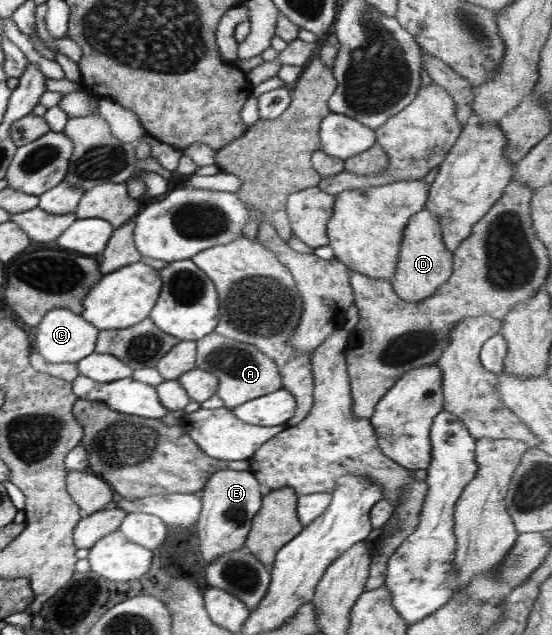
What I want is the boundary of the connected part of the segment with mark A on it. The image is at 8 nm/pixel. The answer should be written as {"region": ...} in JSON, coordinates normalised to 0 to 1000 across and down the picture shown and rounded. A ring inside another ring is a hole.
{"region":[[[388,521],[357,537],[353,576],[395,595],[393,620],[406,633],[406,641],[417,646],[449,633],[449,630],[513,611],[511,592],[500,572],[469,548],[415,534]]]}

